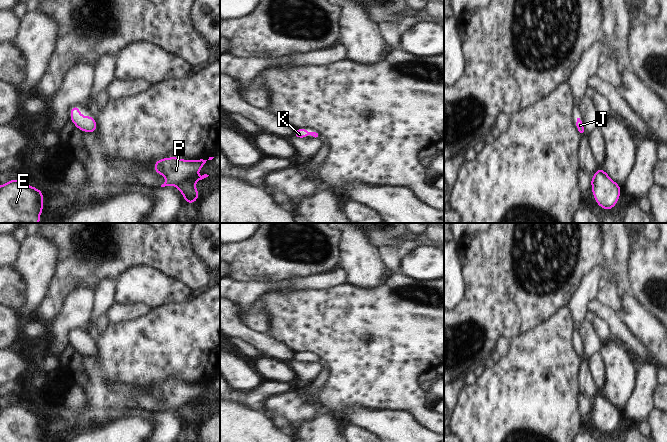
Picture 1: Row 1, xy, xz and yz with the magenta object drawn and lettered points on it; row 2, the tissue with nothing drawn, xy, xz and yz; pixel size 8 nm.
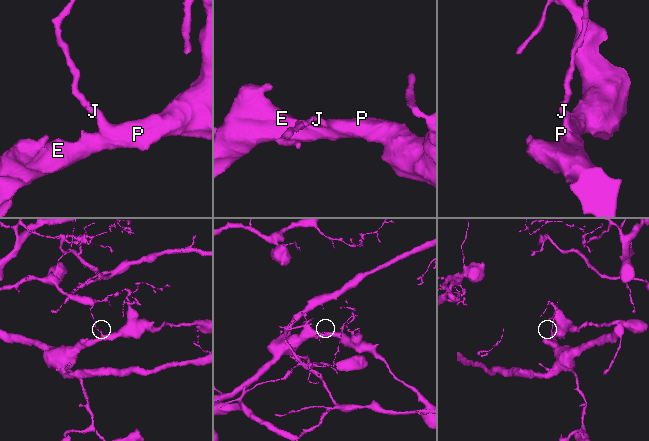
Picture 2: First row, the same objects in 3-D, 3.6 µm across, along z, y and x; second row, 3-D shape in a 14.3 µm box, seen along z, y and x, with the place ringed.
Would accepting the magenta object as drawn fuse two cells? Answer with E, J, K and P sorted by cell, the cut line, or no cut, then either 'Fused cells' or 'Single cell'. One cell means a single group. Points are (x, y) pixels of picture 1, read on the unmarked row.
Groups: E J K P. No split. Single cell

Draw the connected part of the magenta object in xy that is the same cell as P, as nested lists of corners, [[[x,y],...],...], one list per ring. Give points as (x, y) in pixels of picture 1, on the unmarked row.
[[[174,380],[162,382],[155,386],[156,397],[166,402],[161,411],[176,410],[184,420],[186,427],[195,427],[199,421],[196,407],[209,399],[198,399],[198,395],[203,392],[207,384],[184,384]]]

